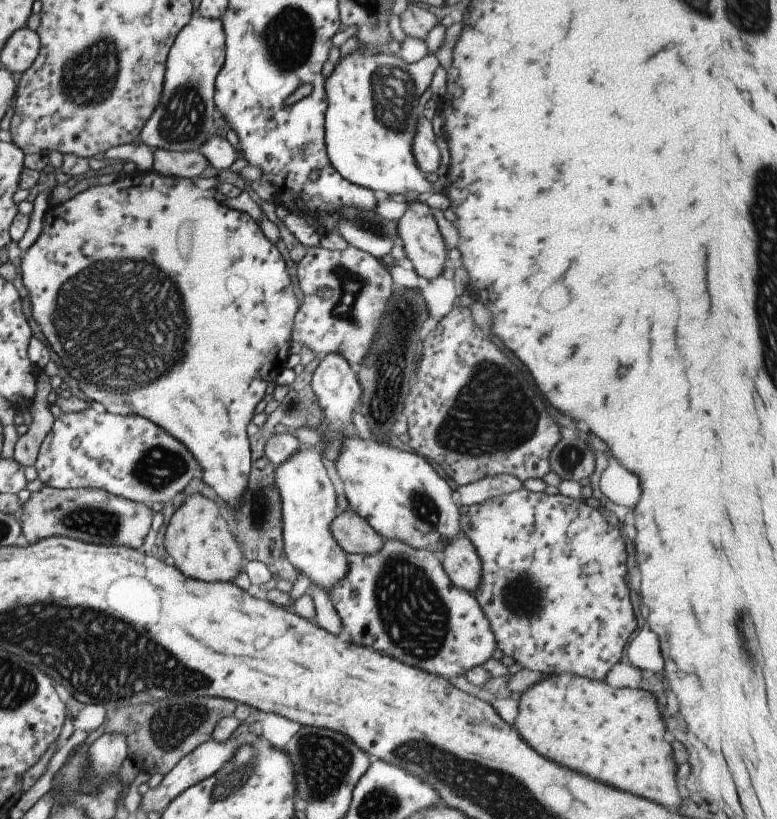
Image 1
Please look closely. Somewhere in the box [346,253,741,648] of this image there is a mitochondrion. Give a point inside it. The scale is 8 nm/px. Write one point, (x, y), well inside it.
(495, 412)

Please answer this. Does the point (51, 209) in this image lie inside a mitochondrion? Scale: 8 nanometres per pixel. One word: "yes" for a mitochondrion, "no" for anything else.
no

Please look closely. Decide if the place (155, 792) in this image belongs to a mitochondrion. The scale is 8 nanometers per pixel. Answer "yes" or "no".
no

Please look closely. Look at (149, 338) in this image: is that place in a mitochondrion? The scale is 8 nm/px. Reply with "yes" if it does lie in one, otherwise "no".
yes

